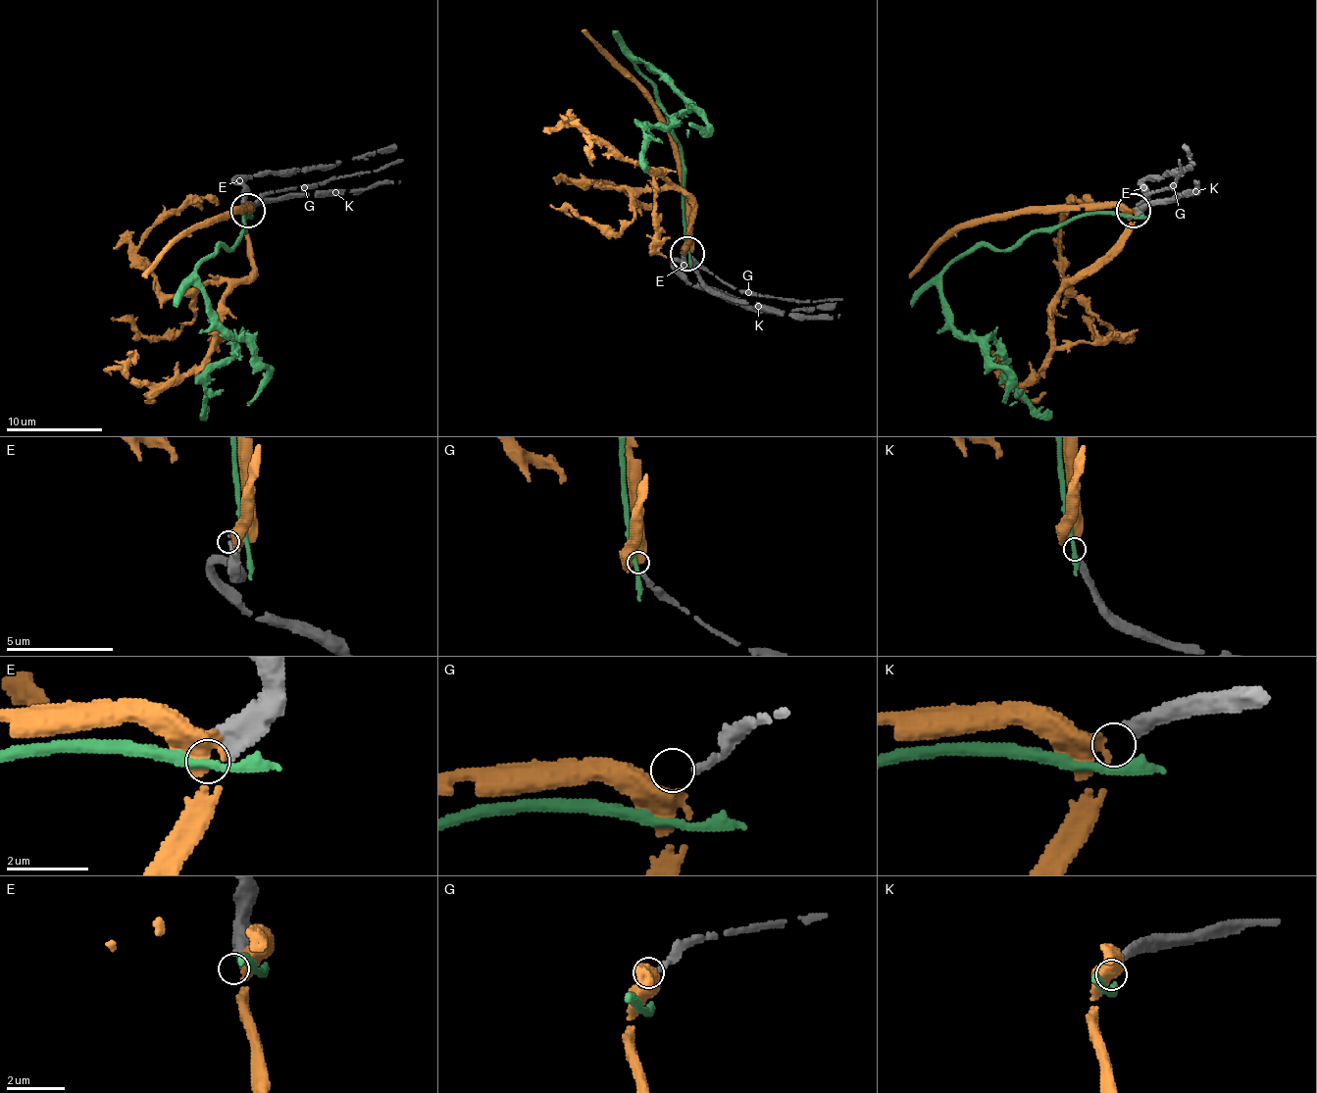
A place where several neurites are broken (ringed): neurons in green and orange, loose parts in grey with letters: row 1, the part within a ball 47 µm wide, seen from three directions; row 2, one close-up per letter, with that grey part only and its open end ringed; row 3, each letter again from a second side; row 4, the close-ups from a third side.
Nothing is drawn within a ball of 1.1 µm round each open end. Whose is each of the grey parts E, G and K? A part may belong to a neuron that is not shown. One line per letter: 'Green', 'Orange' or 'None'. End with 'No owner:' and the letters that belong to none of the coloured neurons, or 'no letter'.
E: None
G: None
K: Orange
No owner: E, G

